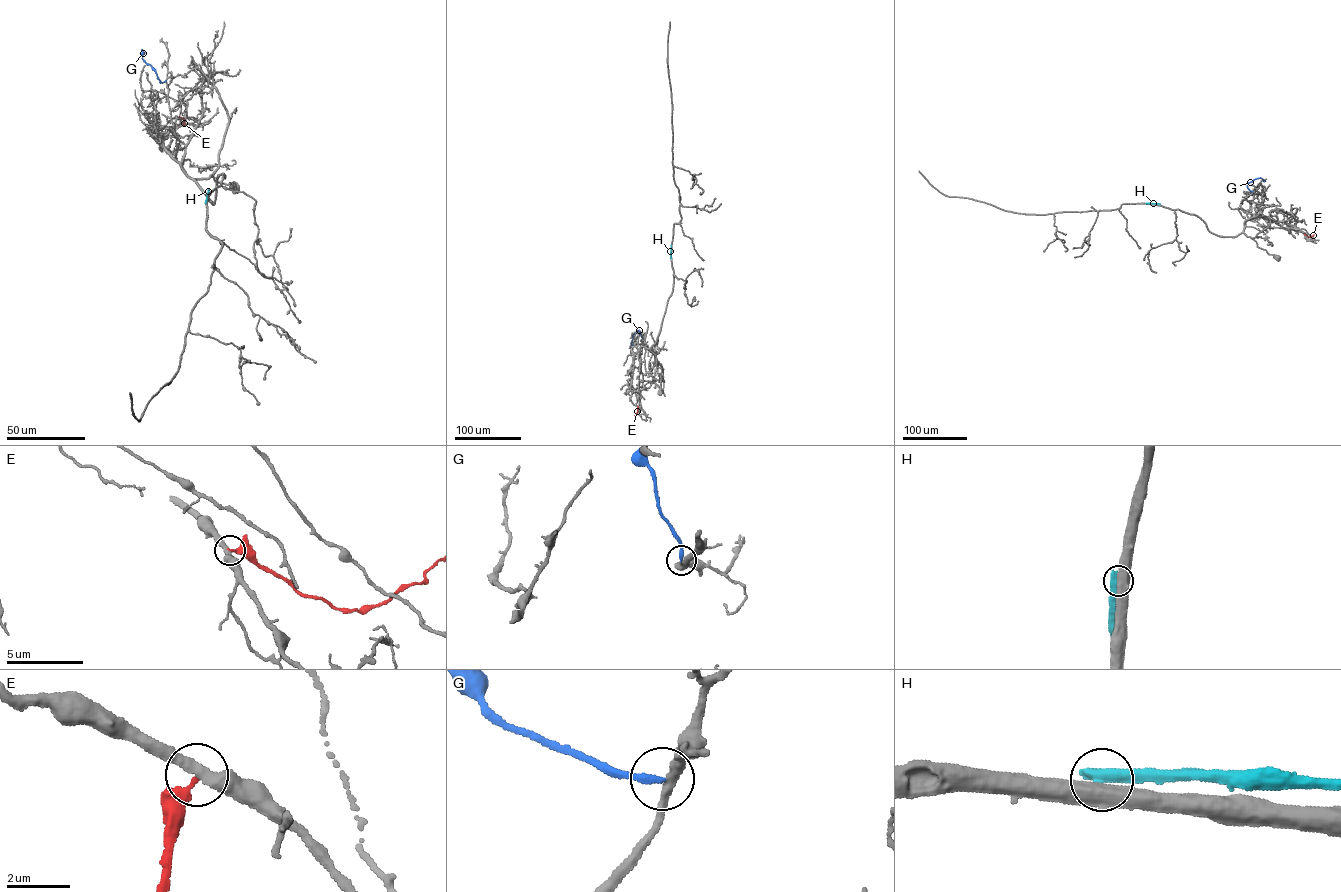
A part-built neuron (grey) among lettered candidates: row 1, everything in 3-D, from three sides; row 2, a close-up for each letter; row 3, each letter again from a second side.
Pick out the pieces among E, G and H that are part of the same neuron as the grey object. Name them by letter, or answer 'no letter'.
no letter

